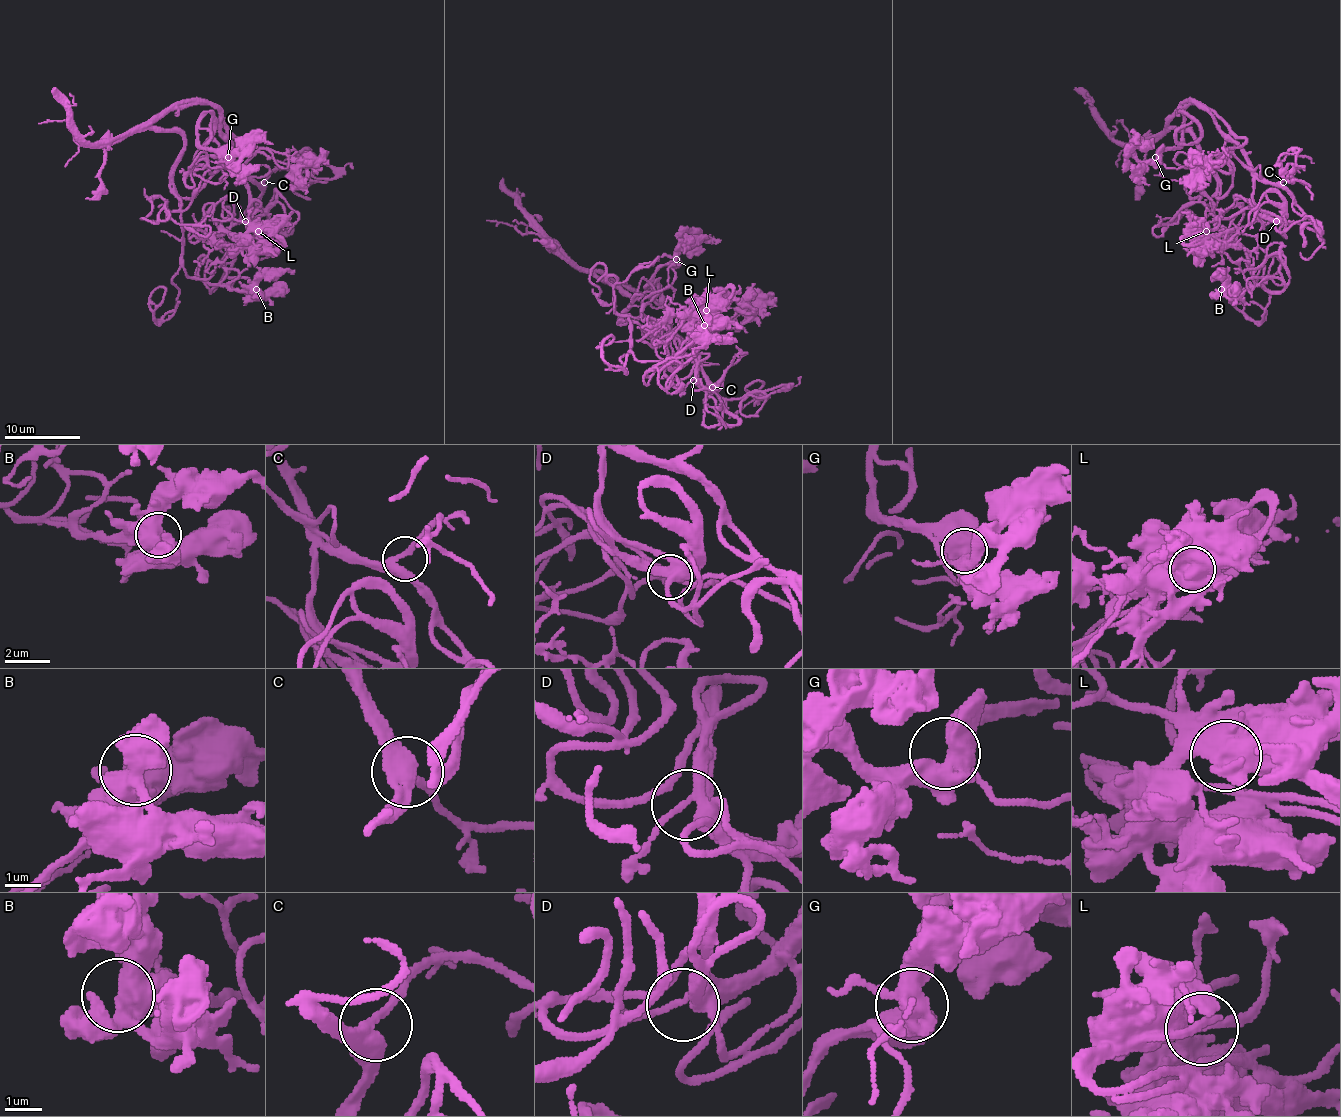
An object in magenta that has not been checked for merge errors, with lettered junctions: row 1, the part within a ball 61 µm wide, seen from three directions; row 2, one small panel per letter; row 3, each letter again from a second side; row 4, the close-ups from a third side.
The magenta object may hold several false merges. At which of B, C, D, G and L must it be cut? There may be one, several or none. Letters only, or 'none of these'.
none of these

